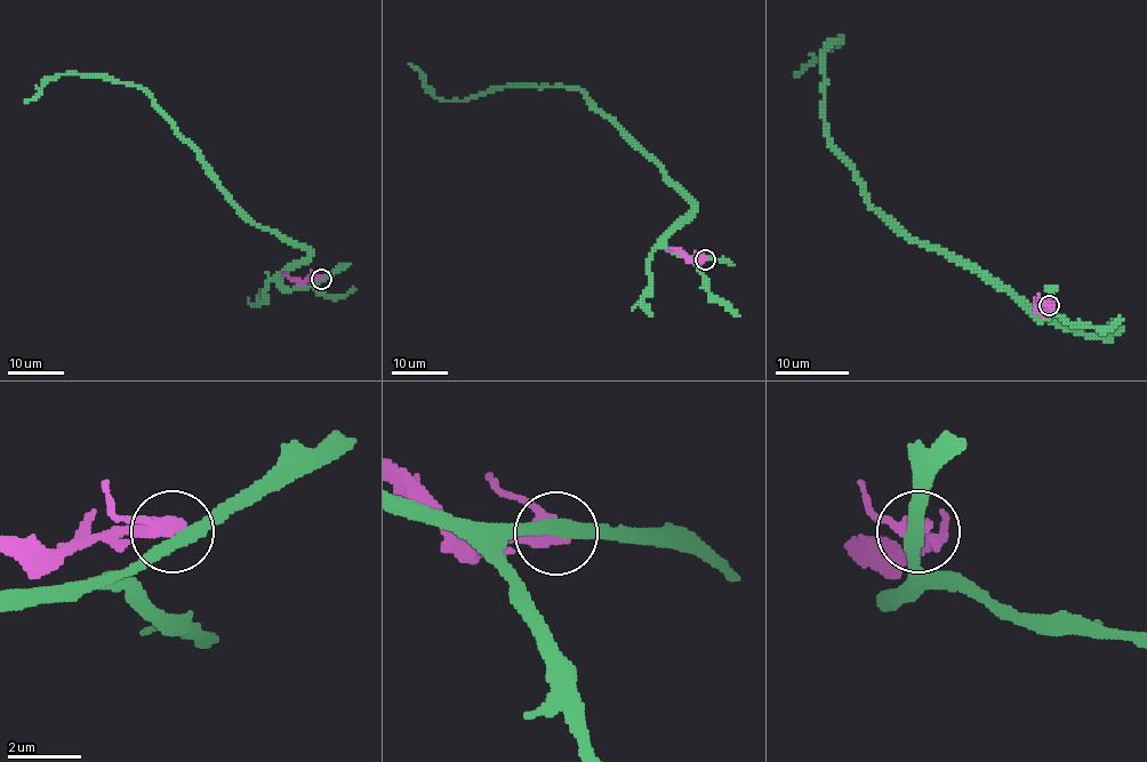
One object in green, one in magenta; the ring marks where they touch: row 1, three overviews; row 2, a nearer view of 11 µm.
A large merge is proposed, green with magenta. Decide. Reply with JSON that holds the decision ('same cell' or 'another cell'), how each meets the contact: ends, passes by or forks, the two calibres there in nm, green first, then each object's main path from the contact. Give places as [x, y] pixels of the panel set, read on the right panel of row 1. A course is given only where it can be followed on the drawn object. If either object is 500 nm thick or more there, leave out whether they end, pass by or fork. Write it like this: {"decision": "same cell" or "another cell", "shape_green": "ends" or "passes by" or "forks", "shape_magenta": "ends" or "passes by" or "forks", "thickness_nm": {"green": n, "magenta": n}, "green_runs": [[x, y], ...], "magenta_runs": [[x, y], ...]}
{"decision": "another cell", "shape_green": "passes by", "shape_magenta": "passes by", "thickness_nm": {"green": 360, "magenta": 400}, "green_runs": [[1049, 306], [1032, 313], [869, 202], [827, 135], [824, 58], [842, 39], [796, 75]], "magenta_runs": [[1049, 306], [1043, 310], [1035, 304], [1039, 298]]}

